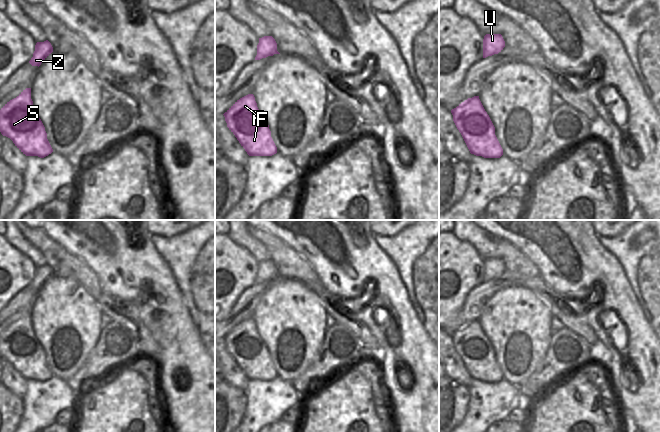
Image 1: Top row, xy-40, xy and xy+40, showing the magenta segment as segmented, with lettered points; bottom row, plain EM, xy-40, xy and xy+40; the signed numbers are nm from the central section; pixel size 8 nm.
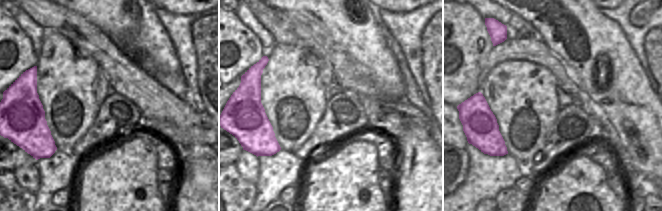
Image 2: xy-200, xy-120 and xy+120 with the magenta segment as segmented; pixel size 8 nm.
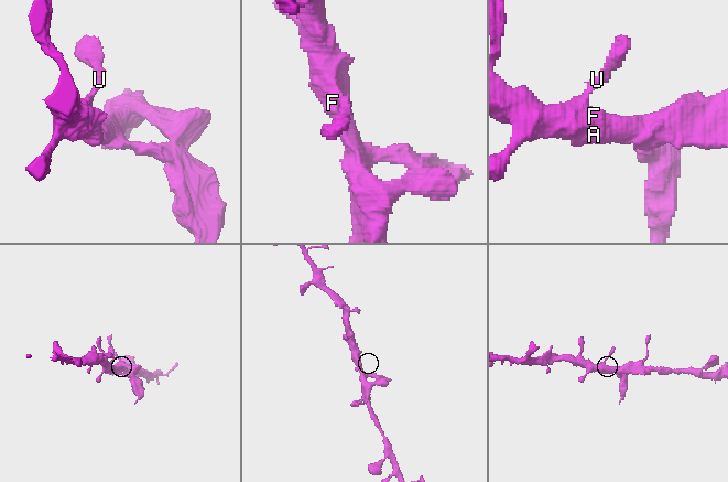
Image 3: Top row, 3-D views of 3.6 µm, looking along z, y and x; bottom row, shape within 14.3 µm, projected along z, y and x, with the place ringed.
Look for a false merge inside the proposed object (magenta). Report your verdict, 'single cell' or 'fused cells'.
single cell

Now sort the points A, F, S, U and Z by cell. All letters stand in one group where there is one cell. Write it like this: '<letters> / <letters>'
A F S U Z

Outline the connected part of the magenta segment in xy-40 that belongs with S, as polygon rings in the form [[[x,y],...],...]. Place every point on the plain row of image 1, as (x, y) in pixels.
[[[31,312],[23,314],[16,322],[7,326],[0,334],[0,356],[10,362],[15,370],[26,380],[44,382],[53,376],[47,363],[45,351],[35,337],[31,323]]]

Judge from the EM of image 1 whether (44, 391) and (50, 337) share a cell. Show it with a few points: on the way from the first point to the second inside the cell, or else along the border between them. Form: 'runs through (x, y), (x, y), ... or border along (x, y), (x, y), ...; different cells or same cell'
border along (53, 375), (66, 380); different cells

